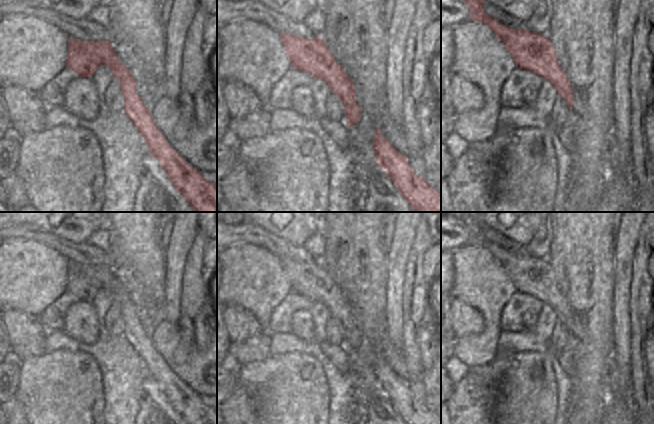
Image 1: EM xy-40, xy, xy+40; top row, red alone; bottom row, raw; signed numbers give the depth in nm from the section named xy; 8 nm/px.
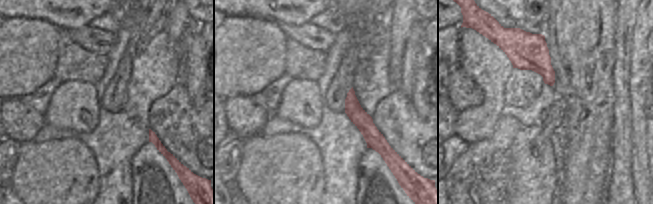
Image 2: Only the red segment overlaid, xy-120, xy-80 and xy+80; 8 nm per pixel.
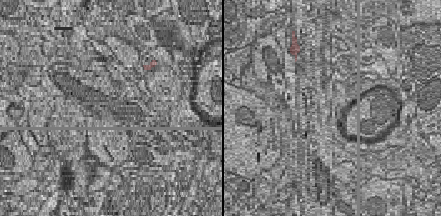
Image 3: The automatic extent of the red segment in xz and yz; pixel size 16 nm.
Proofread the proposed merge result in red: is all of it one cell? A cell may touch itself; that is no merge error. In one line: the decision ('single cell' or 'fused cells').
single cell

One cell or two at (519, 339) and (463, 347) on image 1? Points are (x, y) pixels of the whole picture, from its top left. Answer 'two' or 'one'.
two

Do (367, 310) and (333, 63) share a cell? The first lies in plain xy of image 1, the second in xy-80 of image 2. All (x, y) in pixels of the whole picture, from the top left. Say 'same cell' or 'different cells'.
different cells

